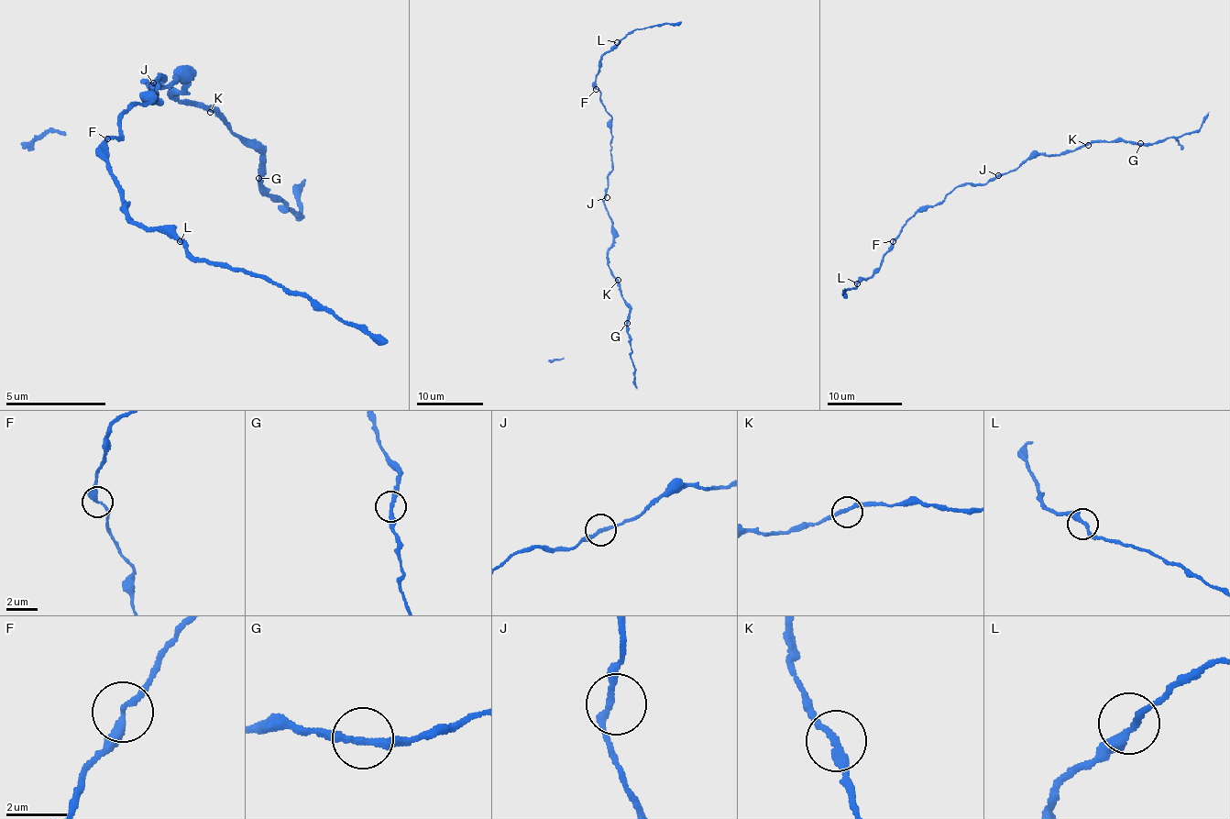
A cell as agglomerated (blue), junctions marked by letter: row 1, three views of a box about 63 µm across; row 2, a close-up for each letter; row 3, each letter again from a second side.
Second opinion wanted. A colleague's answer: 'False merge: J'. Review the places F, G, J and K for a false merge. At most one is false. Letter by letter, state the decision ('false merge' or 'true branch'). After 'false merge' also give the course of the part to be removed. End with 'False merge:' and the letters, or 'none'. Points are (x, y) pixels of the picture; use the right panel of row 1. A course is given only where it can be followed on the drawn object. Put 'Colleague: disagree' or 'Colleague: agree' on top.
Colleague: disagree
F: true branch
G: true branch
J: true branch
K: true branch
False merge: none

